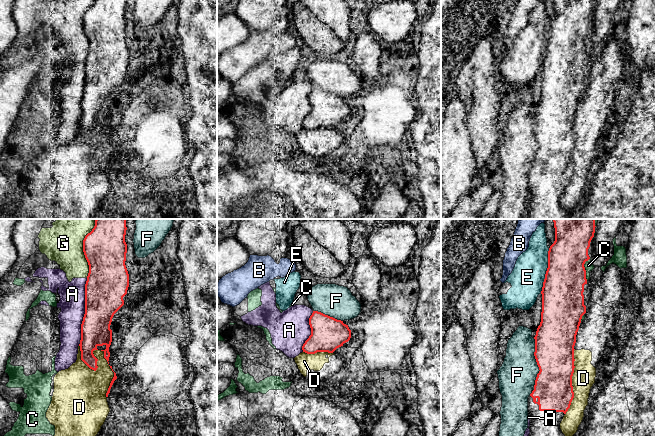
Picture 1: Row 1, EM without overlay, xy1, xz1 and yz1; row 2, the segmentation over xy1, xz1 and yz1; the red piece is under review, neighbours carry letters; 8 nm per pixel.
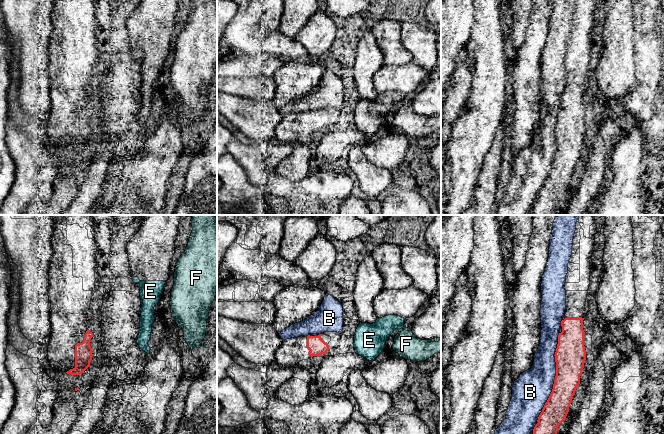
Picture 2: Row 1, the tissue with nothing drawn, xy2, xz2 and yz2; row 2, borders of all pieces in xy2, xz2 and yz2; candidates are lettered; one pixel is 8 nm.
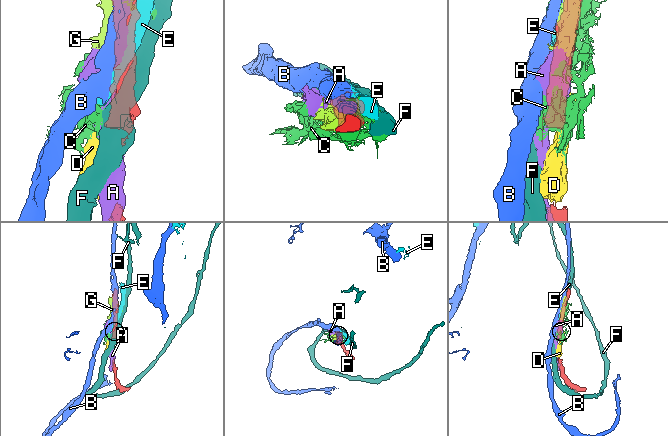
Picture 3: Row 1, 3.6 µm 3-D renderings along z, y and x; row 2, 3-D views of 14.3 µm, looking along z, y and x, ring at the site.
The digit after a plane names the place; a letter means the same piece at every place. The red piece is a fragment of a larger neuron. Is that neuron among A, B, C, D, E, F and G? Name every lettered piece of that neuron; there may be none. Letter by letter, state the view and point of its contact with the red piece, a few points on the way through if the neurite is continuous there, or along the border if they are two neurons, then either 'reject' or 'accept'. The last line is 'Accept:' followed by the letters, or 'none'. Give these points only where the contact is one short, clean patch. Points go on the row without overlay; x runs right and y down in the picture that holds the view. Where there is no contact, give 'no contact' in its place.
A: xy1 (85, 88) | reject
B: yz2 (555, 153) | reject
C: yz1 (584, 45) | reject
D: yz1 (571, 158) | reject
E: yz1 (547, 46) | reject
F: yz1 (536, 137) | reject
G: xy1 (83, 26) | reject
Accept: none

